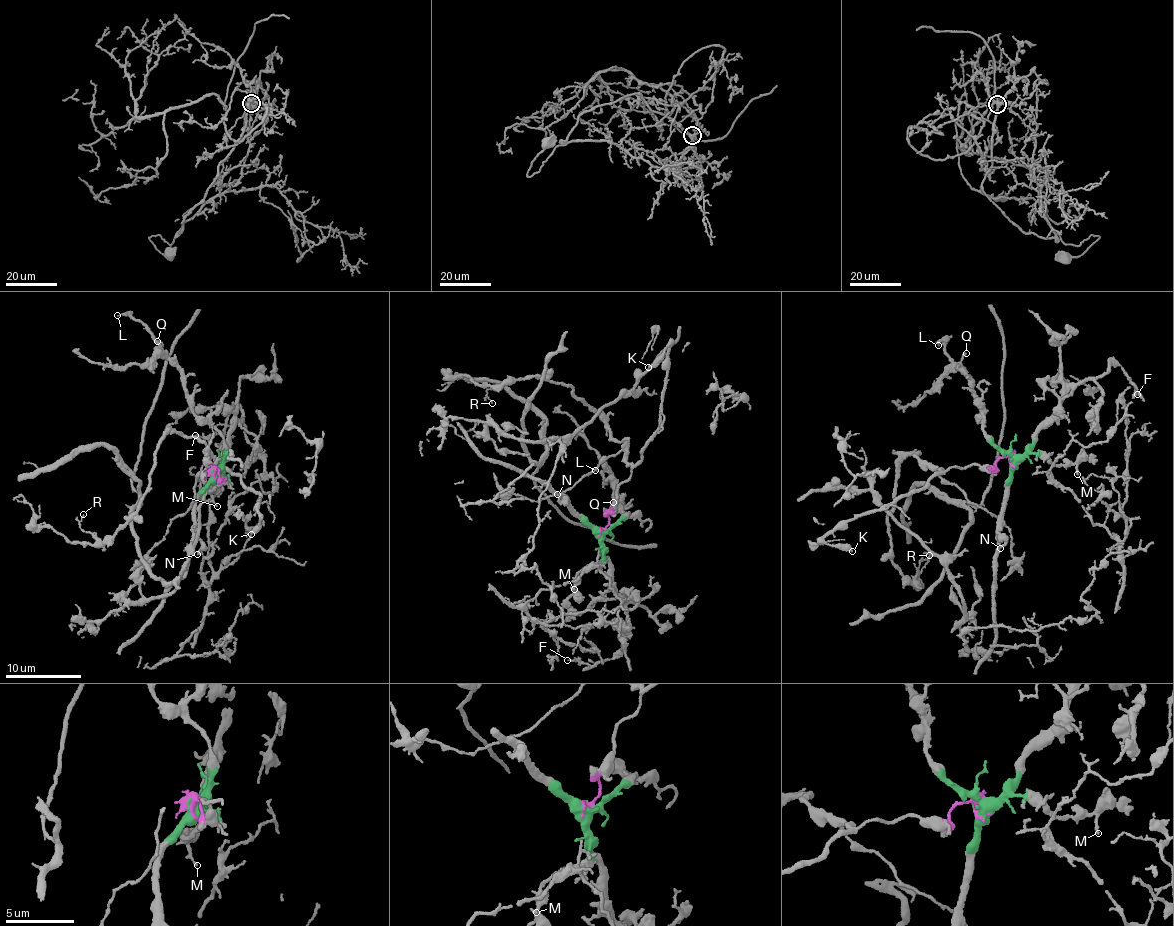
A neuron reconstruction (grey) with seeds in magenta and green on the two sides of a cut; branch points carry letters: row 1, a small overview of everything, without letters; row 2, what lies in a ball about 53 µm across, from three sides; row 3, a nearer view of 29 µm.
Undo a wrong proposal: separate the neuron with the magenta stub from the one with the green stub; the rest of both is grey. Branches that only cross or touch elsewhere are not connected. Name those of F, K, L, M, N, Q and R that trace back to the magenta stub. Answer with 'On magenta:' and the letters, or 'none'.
On magenta: K, R

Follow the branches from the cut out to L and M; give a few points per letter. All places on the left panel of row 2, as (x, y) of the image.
L: (216, 473), (224, 458), (222, 436), (192, 411), (184, 370), (137, 320), (117, 315)
M: (216, 473), (225, 477), (209, 491), (217, 506)

